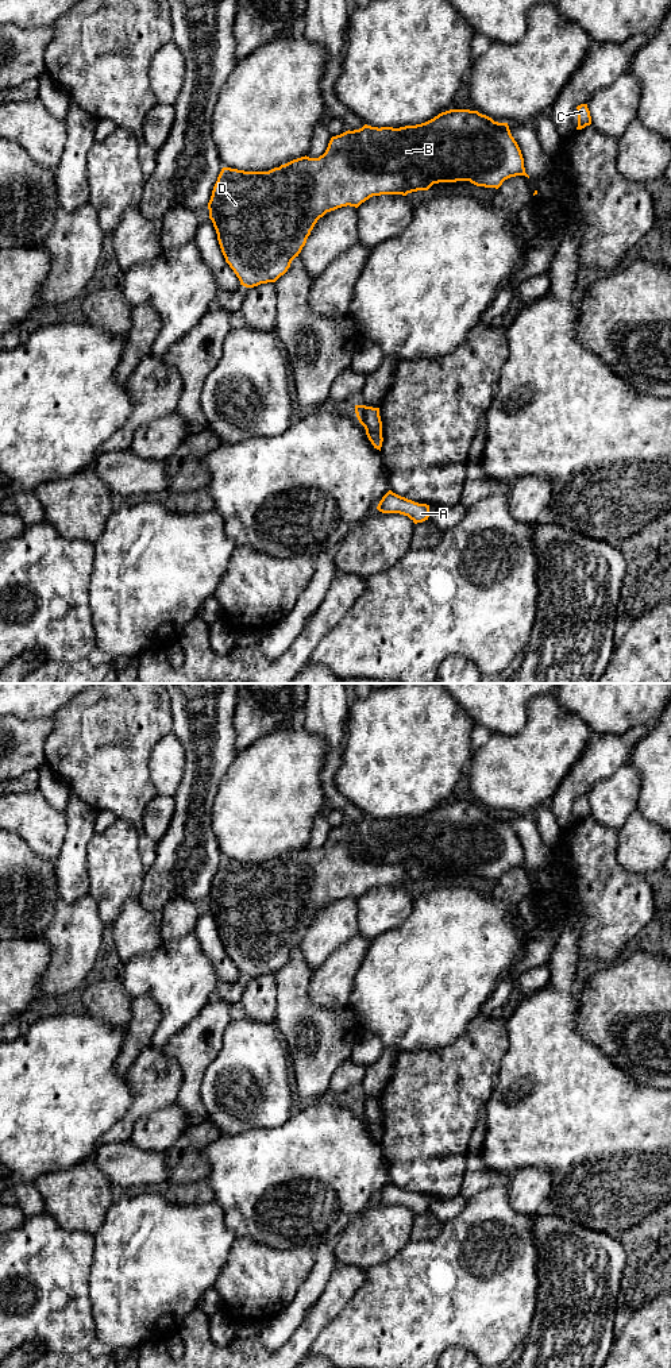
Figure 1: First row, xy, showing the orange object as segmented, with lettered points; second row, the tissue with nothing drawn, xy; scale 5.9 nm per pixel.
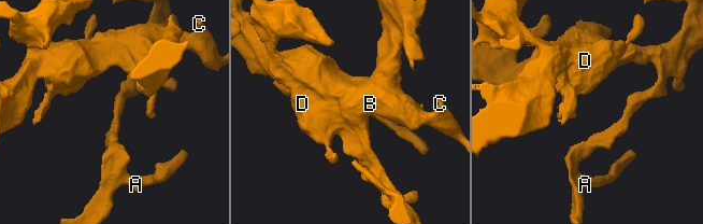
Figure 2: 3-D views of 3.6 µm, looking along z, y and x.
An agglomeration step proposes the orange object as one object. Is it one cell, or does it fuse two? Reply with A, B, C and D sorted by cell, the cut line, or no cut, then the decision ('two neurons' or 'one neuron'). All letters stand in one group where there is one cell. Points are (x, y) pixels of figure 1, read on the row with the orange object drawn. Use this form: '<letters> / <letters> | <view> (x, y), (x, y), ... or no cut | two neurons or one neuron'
A / B C D | xy (365, 427), (381, 434) | two neurons

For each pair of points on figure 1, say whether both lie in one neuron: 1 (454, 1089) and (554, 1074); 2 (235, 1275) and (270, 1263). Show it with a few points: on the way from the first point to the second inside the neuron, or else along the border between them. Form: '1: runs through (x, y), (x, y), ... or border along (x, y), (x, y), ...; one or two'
1: border along (506, 1052), (502, 1058), (493, 1091), (482, 1112); two
2: runs through (243, 1275), (258, 1275), (262, 1271); one

